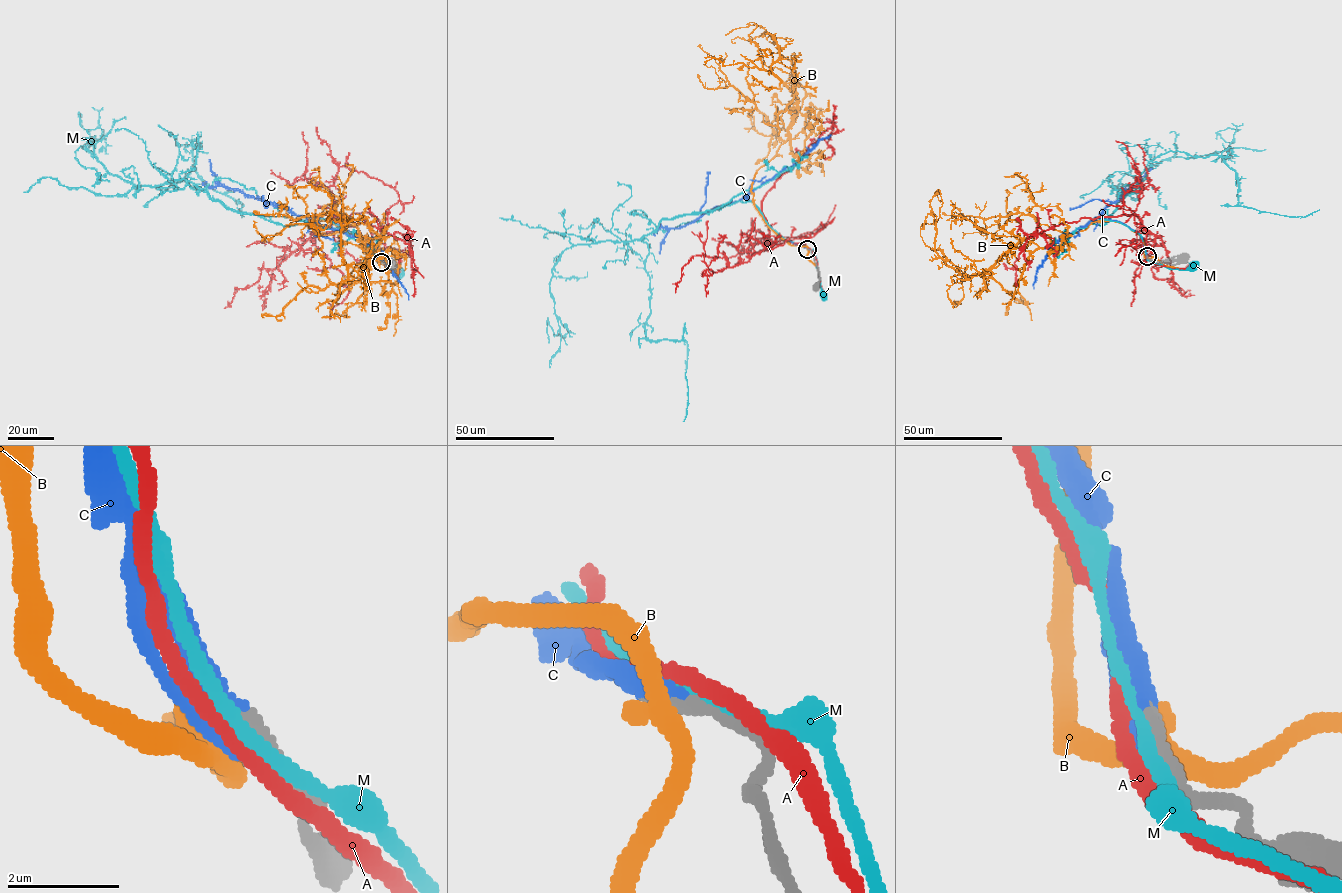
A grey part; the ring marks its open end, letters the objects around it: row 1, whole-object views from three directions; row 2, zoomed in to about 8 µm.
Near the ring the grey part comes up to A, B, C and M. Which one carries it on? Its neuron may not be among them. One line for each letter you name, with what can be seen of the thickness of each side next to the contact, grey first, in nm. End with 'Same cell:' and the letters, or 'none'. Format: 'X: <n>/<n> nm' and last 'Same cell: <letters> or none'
C: 320/190 nm
Same cell: C

